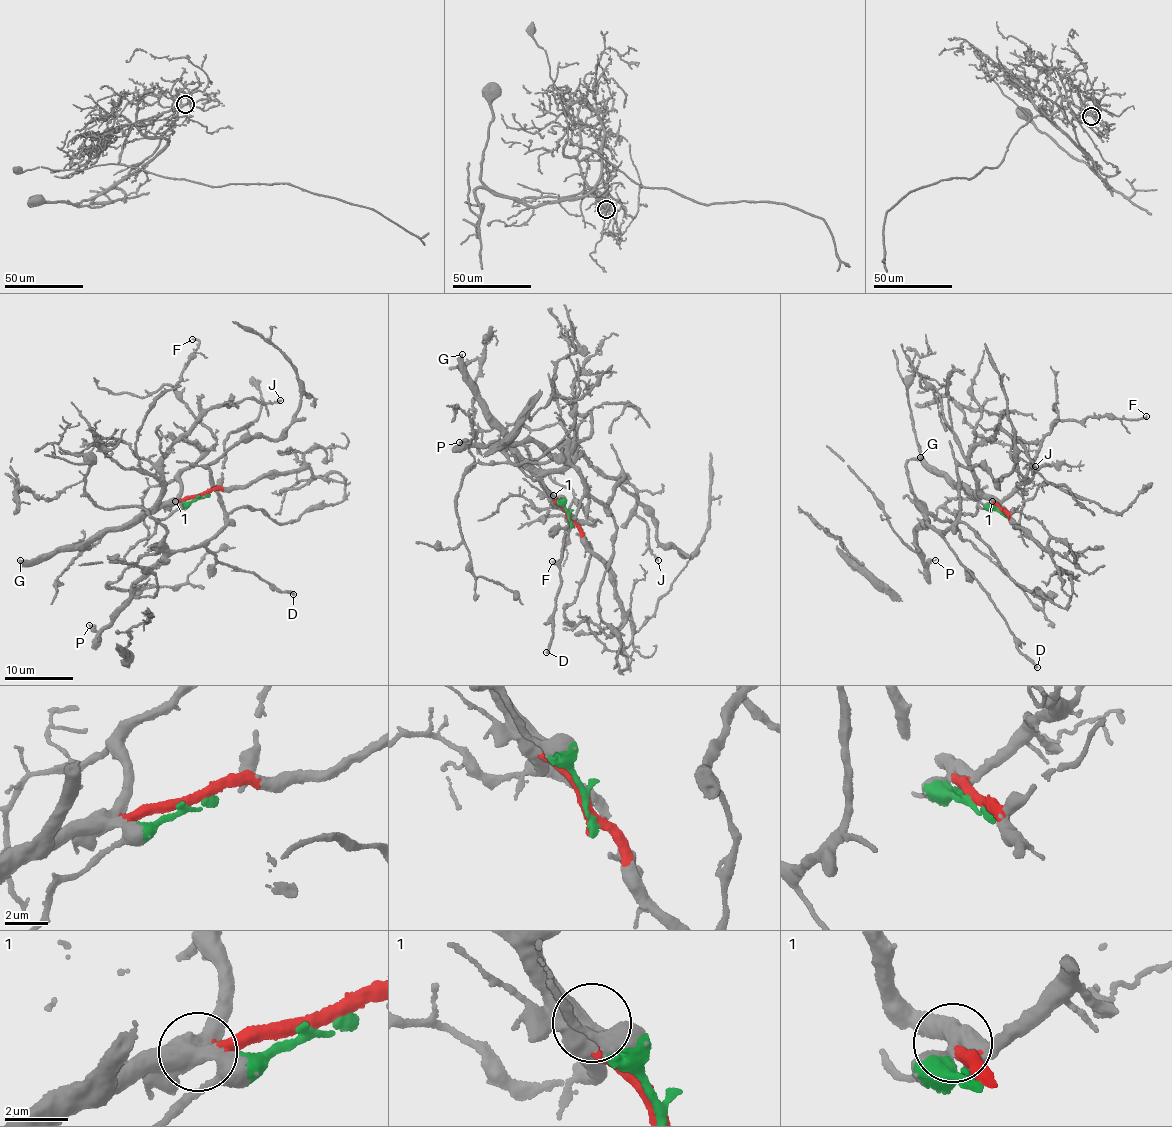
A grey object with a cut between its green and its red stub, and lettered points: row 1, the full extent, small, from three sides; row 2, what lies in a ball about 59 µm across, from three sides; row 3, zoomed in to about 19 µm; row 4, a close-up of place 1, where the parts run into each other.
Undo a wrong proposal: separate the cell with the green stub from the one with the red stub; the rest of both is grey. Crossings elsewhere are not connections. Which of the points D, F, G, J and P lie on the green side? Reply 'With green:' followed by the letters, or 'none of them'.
With green: D, P

